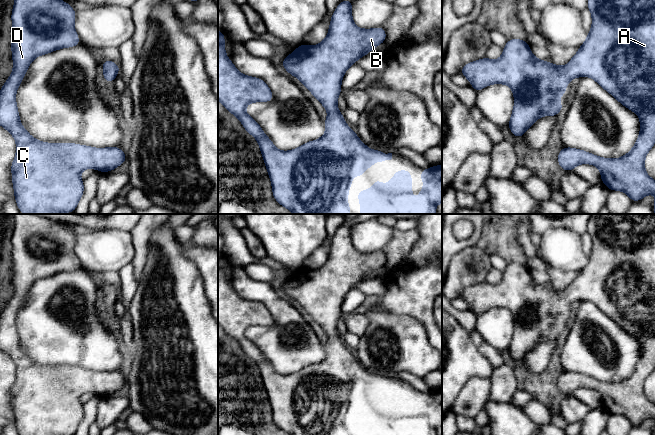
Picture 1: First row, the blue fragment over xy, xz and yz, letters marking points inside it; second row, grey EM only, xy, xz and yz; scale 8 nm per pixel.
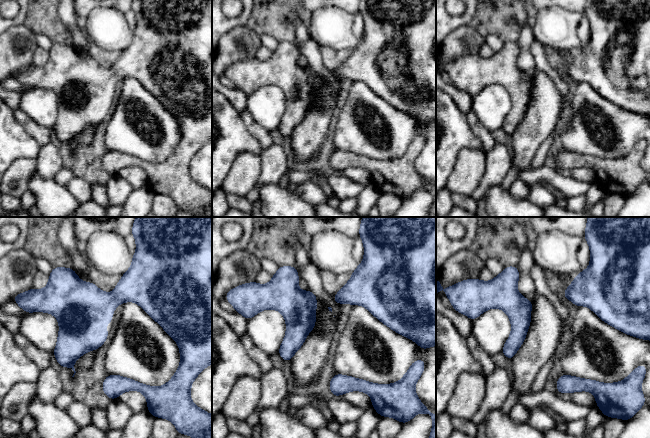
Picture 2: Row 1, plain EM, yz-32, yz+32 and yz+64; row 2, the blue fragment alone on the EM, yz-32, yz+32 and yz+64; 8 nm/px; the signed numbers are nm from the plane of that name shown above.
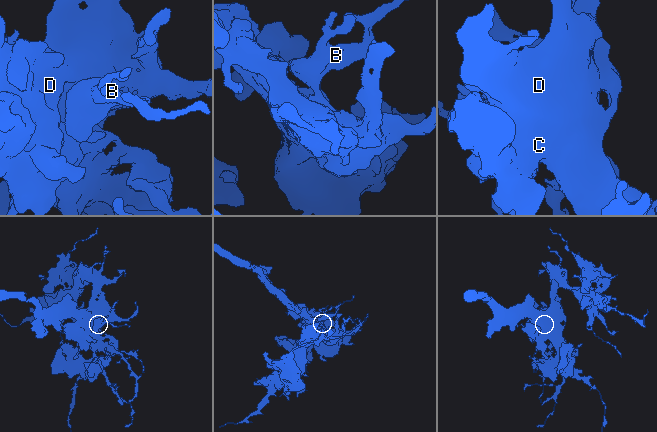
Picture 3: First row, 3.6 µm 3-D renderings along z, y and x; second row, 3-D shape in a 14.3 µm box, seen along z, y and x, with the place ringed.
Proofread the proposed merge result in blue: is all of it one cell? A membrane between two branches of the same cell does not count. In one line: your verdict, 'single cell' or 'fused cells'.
single cell

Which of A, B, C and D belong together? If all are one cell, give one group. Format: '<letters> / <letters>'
A B C D

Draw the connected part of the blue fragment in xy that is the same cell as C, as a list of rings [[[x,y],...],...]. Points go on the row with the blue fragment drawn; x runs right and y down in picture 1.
[[[15,0],[11,13],[13,71],[0,90],[0,126],[16,140],[16,156],[11,164],[14,197],[24,214],[73,213],[83,193],[80,173],[84,169],[113,171],[126,161],[120,147],[94,148],[75,143],[46,143],[33,138],[22,126],[16,92],[29,65],[41,55],[80,45],[74,27],[76,11],[62,0]]]

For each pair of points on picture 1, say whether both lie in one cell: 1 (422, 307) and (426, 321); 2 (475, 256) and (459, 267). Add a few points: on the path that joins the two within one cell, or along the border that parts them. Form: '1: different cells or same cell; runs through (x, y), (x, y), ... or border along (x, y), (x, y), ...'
1: same cell; runs through (422, 310), (426, 318)
2: same cell; runs through (471, 260), (463, 267)

